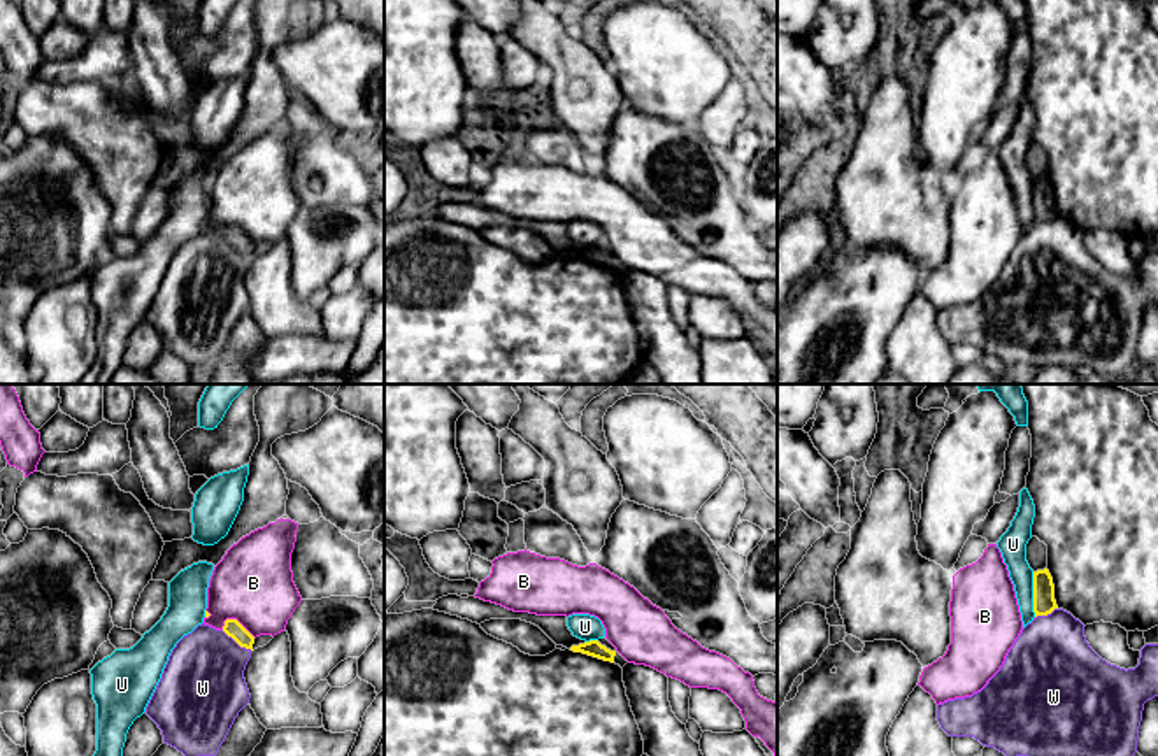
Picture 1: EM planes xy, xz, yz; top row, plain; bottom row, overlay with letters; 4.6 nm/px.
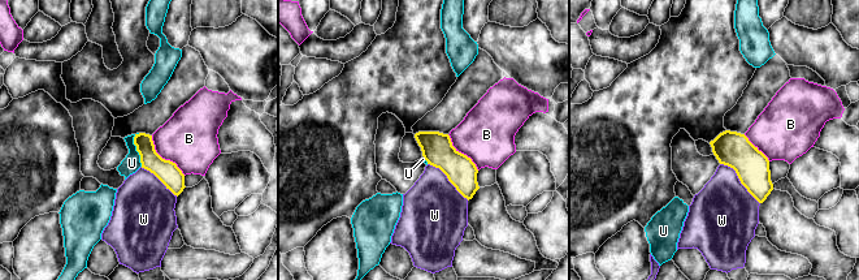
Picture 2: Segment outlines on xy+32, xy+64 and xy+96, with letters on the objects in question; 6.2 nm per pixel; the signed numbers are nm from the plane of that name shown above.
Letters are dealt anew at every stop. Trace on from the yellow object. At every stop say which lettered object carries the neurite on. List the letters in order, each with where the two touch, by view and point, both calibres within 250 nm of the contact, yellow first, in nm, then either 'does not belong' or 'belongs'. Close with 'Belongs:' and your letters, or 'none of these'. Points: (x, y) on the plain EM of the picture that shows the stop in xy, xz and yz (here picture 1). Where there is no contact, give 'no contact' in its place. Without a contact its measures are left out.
B: contact xy (237, 228); calibres 80 and 360 nm; does not belong
U: contact yz (1034, 202); calibres 100 and 130 nm; does not belong
W: contact xy (237, 249); calibres 80 and 380 nm; does not belong
Belongs: none of these

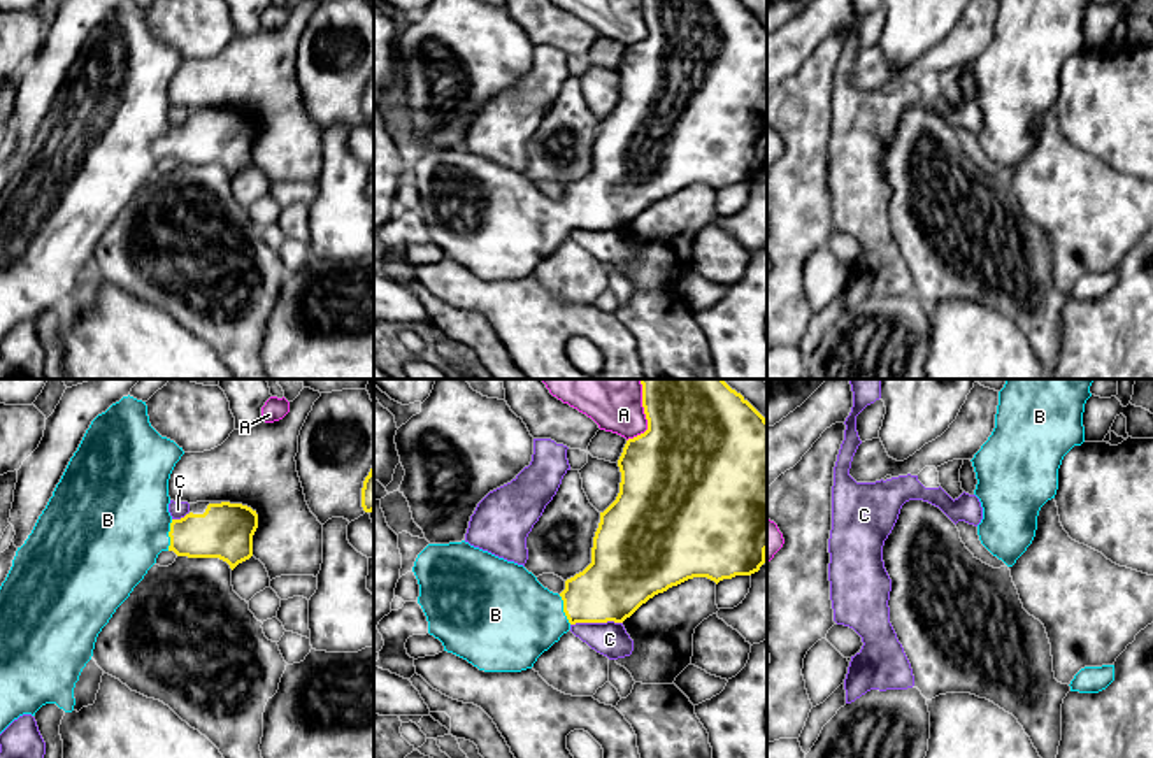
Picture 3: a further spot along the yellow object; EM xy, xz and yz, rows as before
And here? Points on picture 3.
A: contact xz (648, 28); calibres 480 and 190 nm; does not belong
B: contact xy (169, 143); calibres 240 and 480 nm; belongs
C: contact xz (595, 228); calibres 320 and 160 nm; does not belong
Belongs: B

